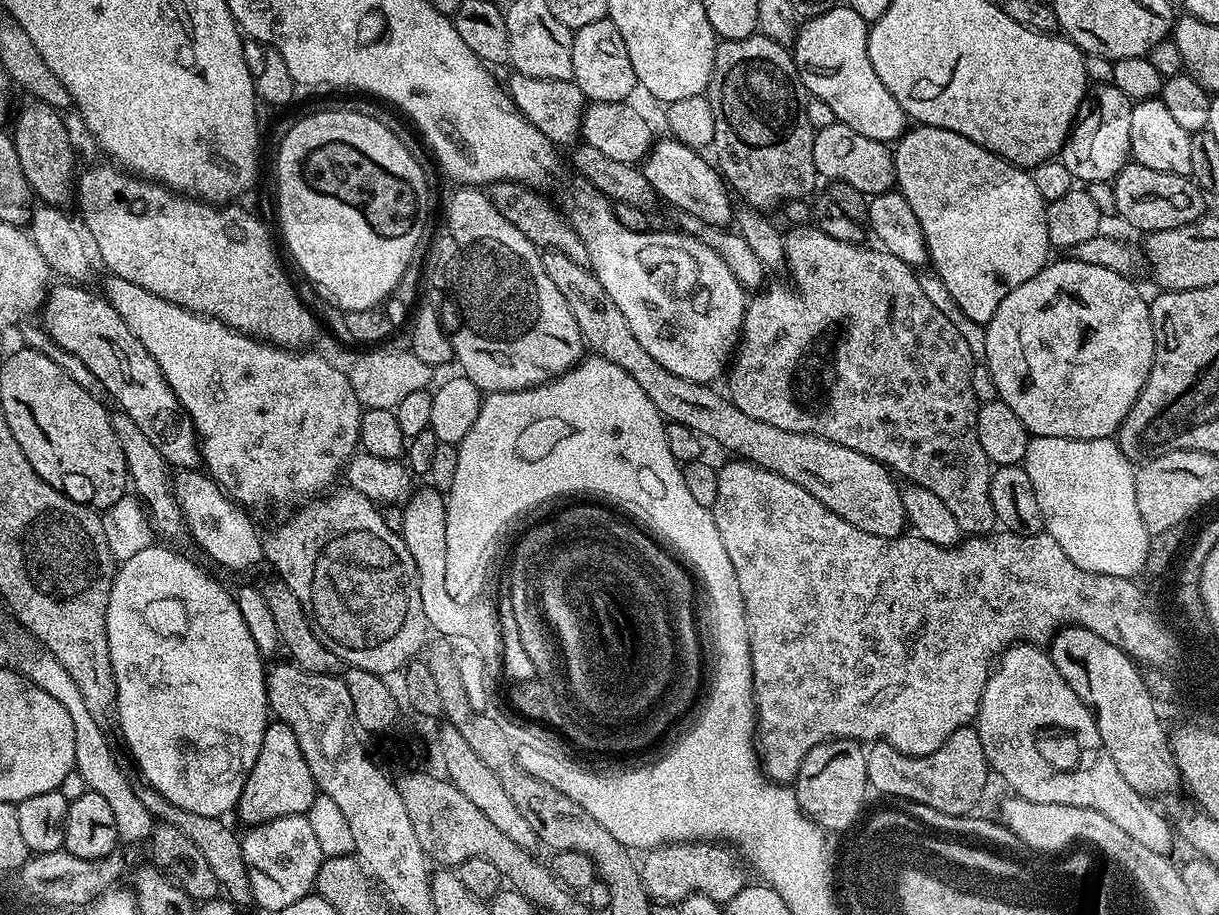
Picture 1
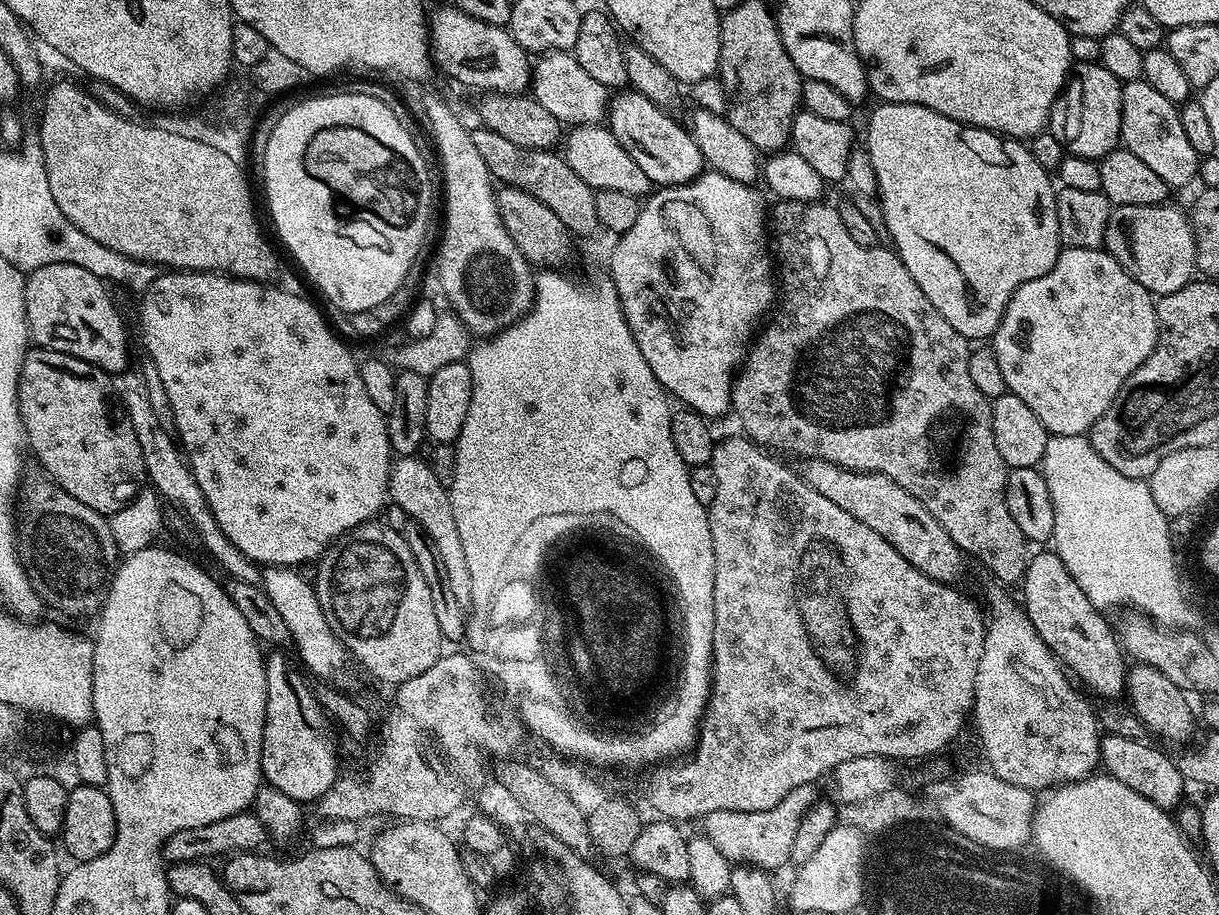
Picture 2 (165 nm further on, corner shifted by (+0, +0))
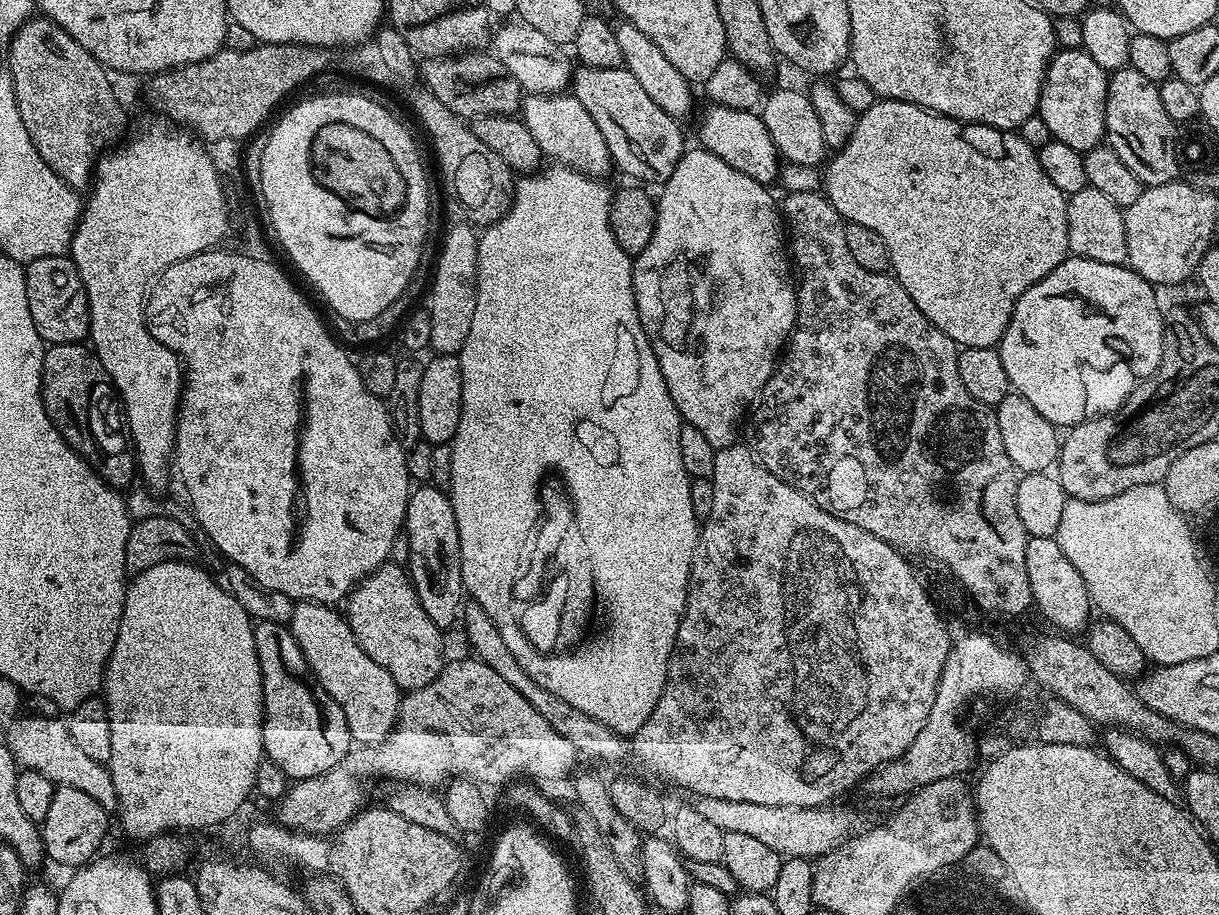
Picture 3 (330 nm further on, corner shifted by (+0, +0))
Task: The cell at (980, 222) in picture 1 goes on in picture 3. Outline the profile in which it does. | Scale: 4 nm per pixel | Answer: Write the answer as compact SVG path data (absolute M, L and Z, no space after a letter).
M877 99L865 112L856 118L856 129L848 143L835 153L832 161L827 161L828 169L824 172L823 195L838 210L838 214L847 223L867 226L879 234L886 242L890 254L890 268L896 280L914 298L914 306L926 314L926 318L938 330L945 332L957 346L965 348L990 348L999 345L1004 337L1006 326L1012 317L1018 298L1030 286L1049 276L1069 255L1068 251L1068 202L1066 194L1046 178L1042 170L1037 149L1031 148L1012 130L991 128L988 124L966 124L941 116L939 112L929 112L918 104L907 104L901 100Z

